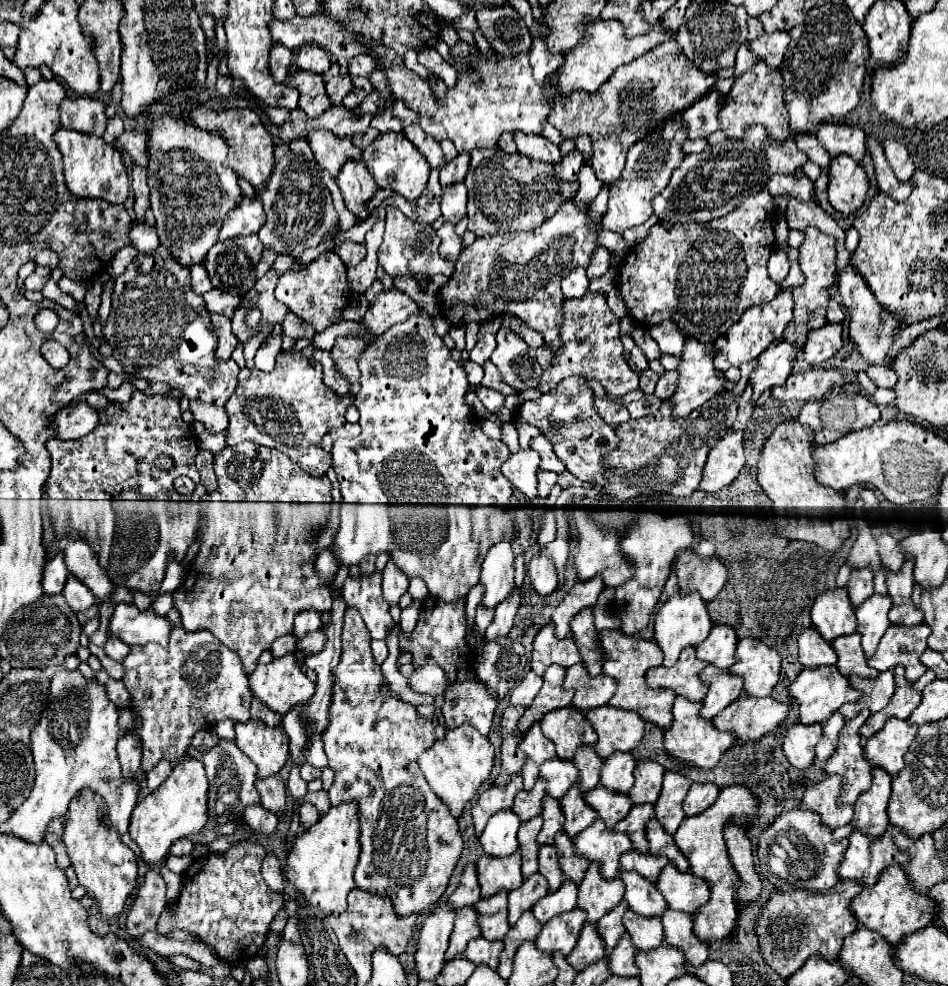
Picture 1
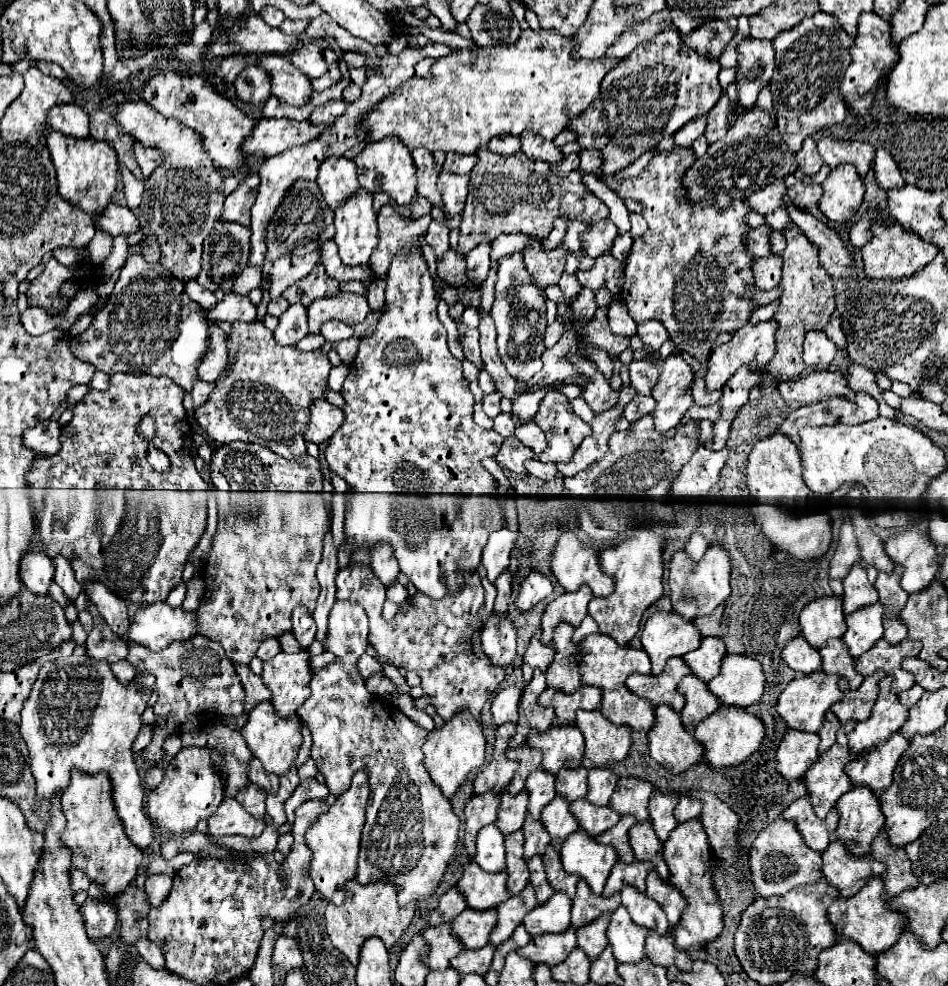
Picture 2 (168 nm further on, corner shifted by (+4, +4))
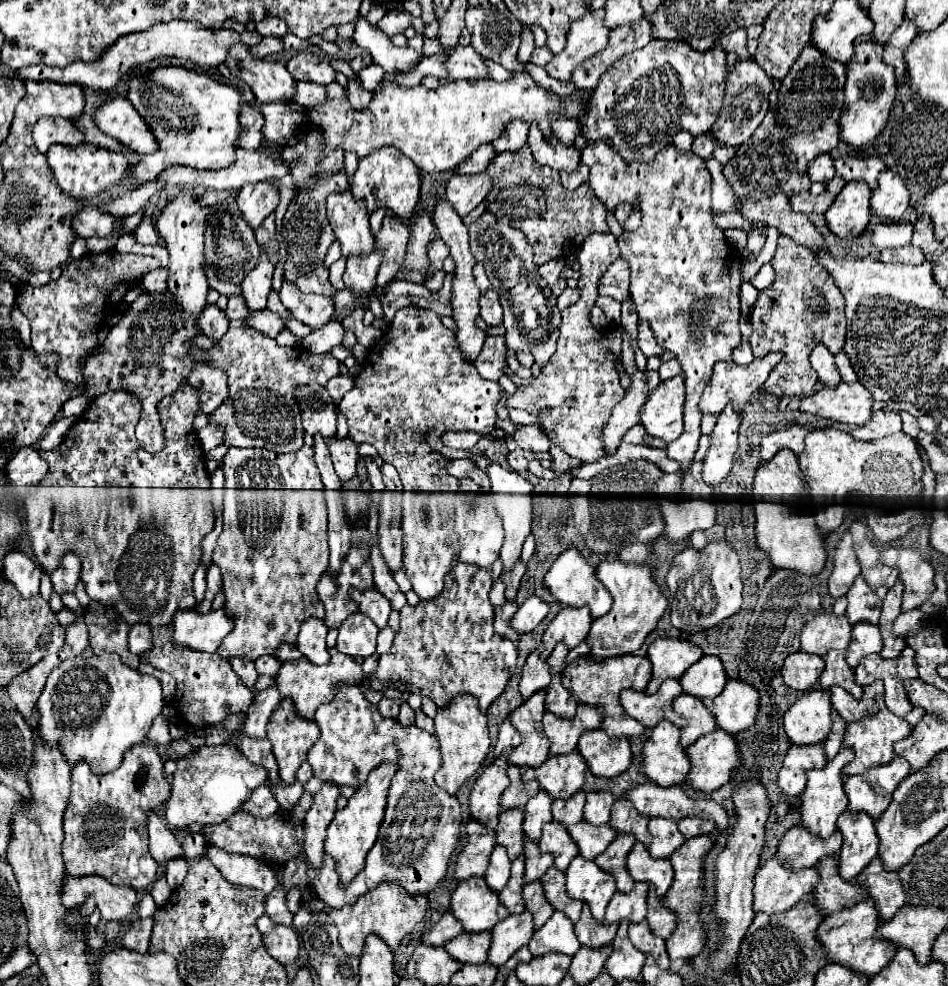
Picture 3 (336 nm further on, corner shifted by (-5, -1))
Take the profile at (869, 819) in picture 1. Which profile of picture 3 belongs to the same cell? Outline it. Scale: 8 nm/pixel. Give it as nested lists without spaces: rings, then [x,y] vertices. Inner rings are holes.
[[[847,810],[839,816],[837,828],[843,834],[839,874],[845,880],[855,880],[857,874],[877,856],[879,836],[875,832],[875,820],[869,820],[865,812],[861,812],[861,816],[849,816]]]

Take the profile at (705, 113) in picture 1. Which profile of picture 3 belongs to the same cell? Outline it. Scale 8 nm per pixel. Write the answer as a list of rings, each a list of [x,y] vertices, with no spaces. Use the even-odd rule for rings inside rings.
[[[677,132],[677,134],[675,134],[675,138],[673,138],[673,144],[675,144],[679,150],[687,152],[687,150],[691,150],[693,136],[691,136],[689,132]]]

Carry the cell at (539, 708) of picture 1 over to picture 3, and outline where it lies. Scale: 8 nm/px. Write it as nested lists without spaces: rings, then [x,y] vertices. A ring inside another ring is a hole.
[[[545,690],[535,692],[515,712],[511,722],[521,734],[521,744],[509,754],[509,762],[517,766],[541,766],[549,756],[549,740],[545,740],[541,718],[545,714]]]

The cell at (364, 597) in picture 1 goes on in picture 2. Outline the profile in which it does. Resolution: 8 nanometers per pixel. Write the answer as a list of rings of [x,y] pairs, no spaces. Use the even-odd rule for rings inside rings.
[[[352,563],[344,569],[340,569],[336,575],[336,587],[338,587],[338,593],[336,593],[338,599],[348,599],[348,601],[354,601],[354,603],[364,607],[364,611],[370,619],[370,645],[376,649],[376,659],[380,663],[390,663],[396,669],[404,667],[406,671],[416,671],[422,679],[424,695],[430,697],[430,703],[434,705],[436,713],[444,721],[452,719],[452,715],[456,715],[462,709],[470,709],[472,715],[476,719],[480,719],[480,711],[482,711],[484,703],[488,699],[492,699],[492,693],[496,689],[496,681],[502,683],[504,671],[502,671],[502,667],[498,669],[496,665],[492,665],[492,661],[482,651],[480,636],[484,621],[480,619],[478,611],[484,605],[485,591],[482,589],[478,573],[466,575],[464,585],[456,593],[448,593],[440,601],[430,599],[430,597],[420,595],[420,593],[414,597],[408,597],[404,603],[400,603],[398,613],[390,623],[386,623],[382,619],[382,605],[380,605],[384,604],[385,586],[370,567]]]

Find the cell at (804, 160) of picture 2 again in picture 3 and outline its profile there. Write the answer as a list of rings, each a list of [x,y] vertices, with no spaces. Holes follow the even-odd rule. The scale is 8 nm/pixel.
[[[821,154],[817,156],[807,170],[811,182],[829,182],[835,176],[835,168],[833,168],[833,158],[829,154]]]

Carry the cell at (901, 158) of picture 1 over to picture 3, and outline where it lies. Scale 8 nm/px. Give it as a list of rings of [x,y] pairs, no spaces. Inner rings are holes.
[[[885,168],[879,176],[879,186],[871,196],[871,210],[885,220],[901,220],[903,212],[909,206],[909,190],[907,184],[897,172]]]

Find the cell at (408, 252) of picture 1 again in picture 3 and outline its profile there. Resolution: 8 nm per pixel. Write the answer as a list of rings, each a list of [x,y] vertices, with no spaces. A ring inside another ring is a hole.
[[[387,216],[383,220],[383,228],[375,234],[377,246],[385,250],[383,262],[377,272],[377,286],[385,286],[399,272],[407,248],[407,240],[409,240],[409,228],[401,224],[395,216]]]

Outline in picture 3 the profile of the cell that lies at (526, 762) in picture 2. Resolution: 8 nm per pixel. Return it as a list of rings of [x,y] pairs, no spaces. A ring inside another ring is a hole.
[[[509,764],[507,776],[509,776],[511,784],[503,792],[503,796],[501,796],[501,808],[503,810],[511,810],[511,808],[525,806],[527,800],[539,792],[537,780],[529,780],[527,784],[523,784],[523,780],[521,780],[521,768],[517,768],[515,764]]]

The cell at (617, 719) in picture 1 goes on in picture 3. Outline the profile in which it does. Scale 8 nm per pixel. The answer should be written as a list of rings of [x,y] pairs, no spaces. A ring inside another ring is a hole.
[[[603,728],[589,730],[579,738],[579,754],[599,778],[613,778],[631,766],[631,744],[625,738],[611,738]]]

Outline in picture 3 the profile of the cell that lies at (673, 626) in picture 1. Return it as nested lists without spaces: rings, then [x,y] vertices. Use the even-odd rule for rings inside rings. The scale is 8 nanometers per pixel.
[[[655,638],[647,652],[647,658],[653,664],[653,678],[647,686],[647,692],[649,694],[657,692],[663,680],[667,678],[679,678],[701,656],[703,656],[701,648],[697,648],[697,644],[689,640]]]

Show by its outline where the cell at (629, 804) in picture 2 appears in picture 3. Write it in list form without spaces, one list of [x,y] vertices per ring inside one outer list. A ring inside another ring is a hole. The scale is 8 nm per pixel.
[[[617,798],[611,810],[611,828],[615,828],[617,832],[631,832],[635,834],[635,838],[639,842],[643,842],[645,846],[649,844],[649,830],[647,830],[647,816],[641,816],[637,812],[637,808],[633,808],[633,804],[629,804],[629,800],[625,798]]]

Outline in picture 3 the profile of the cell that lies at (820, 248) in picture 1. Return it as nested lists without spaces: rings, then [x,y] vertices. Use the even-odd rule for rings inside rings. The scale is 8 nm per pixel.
[[[787,236],[779,238],[777,252],[775,252],[771,264],[775,268],[775,282],[767,290],[761,290],[761,294],[755,302],[755,308],[751,310],[753,334],[749,338],[749,344],[757,358],[765,356],[771,350],[779,350],[785,354],[783,362],[773,368],[771,376],[763,384],[763,388],[767,392],[771,392],[779,398],[781,396],[809,396],[809,394],[813,394],[813,386],[817,382],[817,372],[813,372],[813,368],[809,364],[811,350],[817,344],[825,344],[833,354],[837,354],[845,344],[843,296],[841,296],[841,290],[837,288],[833,276],[829,276],[829,272],[825,272],[825,268],[821,268],[821,264],[817,264],[815,254],[801,244],[793,244],[793,240],[787,240]]]

